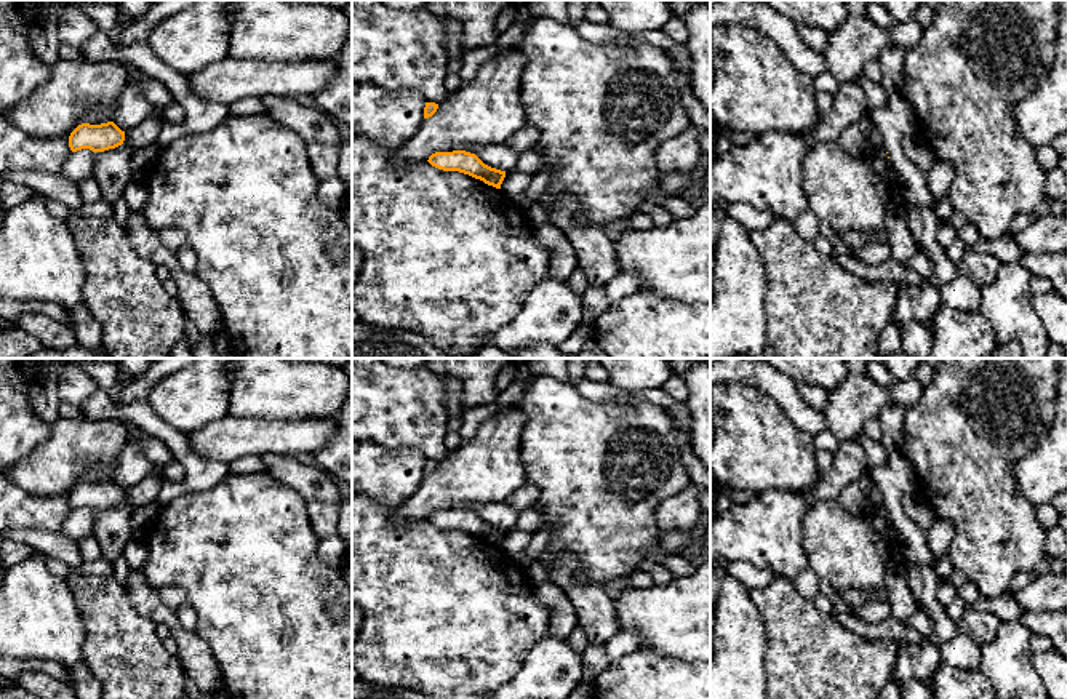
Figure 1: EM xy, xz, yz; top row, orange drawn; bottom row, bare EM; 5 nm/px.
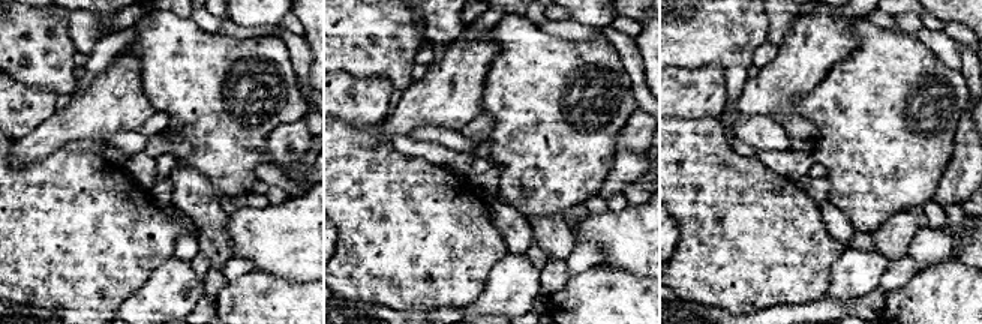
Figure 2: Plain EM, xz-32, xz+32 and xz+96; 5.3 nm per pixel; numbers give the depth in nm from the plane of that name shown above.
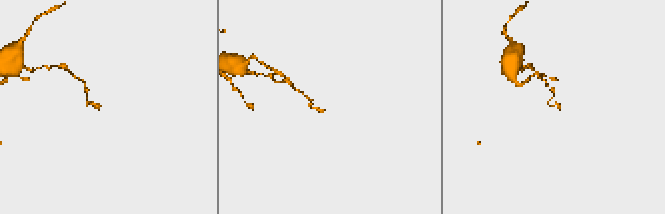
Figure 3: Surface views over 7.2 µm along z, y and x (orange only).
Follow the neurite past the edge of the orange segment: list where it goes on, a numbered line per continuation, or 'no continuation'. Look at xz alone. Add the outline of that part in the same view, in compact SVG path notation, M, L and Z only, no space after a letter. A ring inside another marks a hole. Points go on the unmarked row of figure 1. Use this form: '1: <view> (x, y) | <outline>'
no continuation

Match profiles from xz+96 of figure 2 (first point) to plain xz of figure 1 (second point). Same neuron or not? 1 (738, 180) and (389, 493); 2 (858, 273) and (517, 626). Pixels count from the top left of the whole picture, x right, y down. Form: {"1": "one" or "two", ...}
{"1": "two", "2": "two"}

